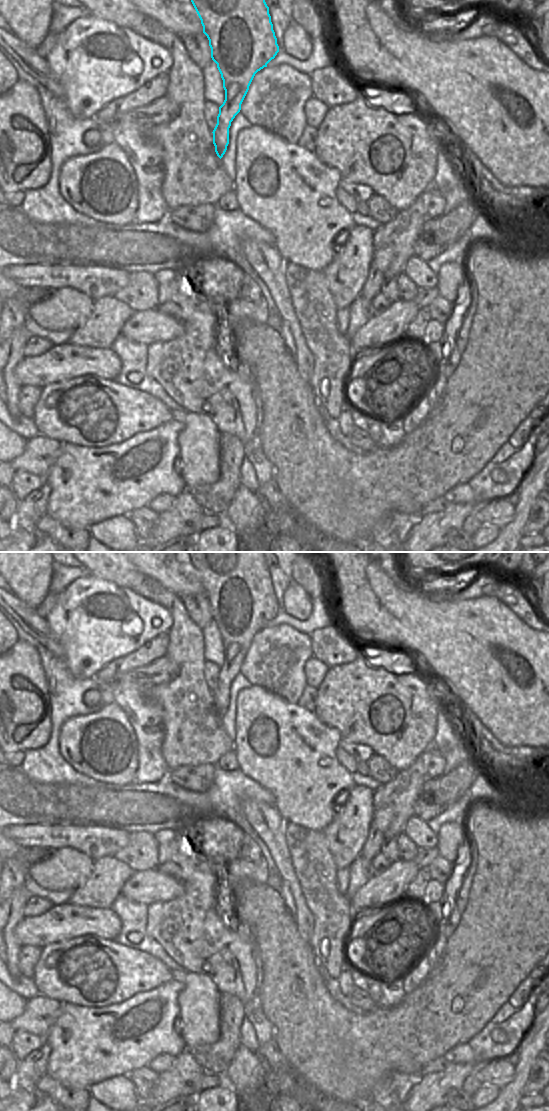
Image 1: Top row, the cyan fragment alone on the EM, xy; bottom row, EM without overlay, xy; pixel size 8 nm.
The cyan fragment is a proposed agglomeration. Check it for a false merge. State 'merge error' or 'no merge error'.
no merge error

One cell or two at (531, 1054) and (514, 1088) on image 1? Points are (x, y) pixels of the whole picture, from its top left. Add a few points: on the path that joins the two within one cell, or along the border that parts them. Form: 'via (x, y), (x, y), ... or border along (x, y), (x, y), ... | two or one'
via (523, 1062), (519, 1080) | one

